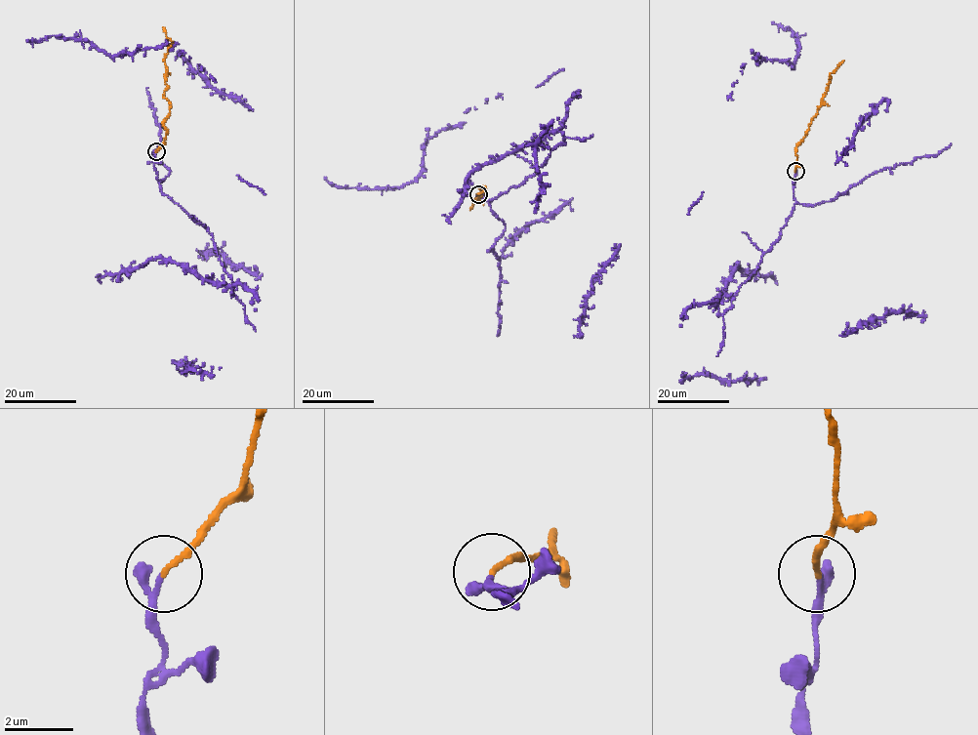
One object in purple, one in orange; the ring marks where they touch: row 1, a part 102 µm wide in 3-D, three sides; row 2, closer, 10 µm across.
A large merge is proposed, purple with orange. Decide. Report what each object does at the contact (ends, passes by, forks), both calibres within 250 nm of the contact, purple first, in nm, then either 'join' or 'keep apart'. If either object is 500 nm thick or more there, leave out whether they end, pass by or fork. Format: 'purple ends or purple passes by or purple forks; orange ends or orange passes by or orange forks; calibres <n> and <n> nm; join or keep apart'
purple passes by; orange ends; calibres 130 and 140 nm; join

